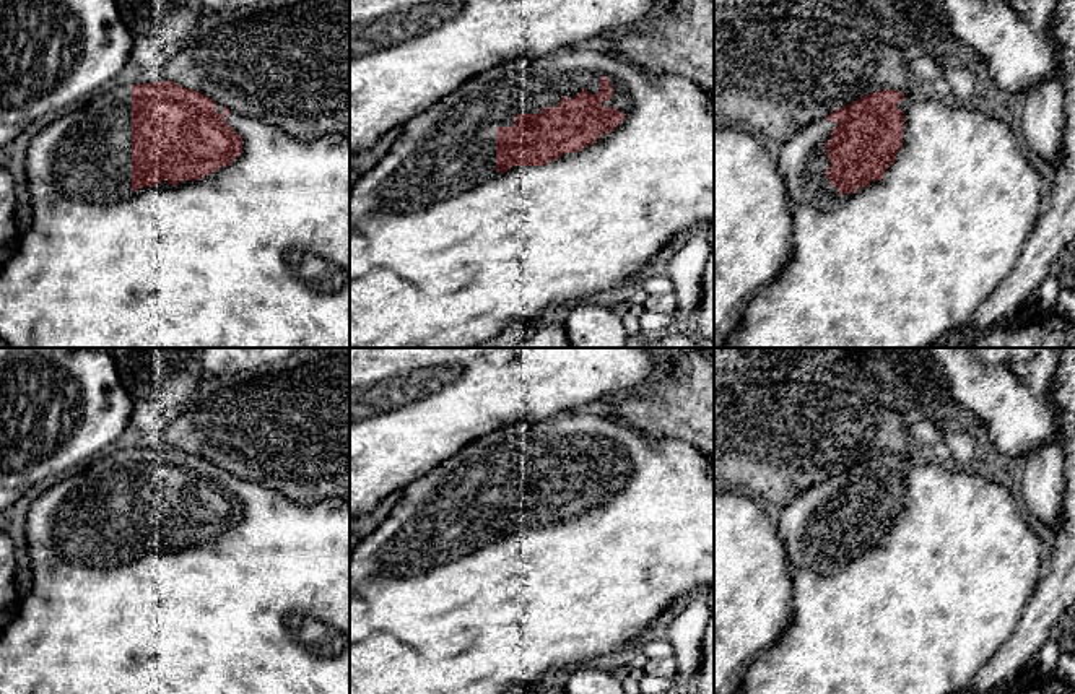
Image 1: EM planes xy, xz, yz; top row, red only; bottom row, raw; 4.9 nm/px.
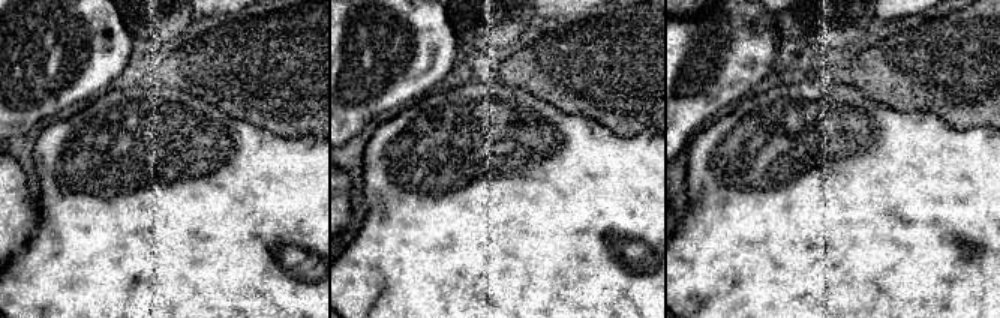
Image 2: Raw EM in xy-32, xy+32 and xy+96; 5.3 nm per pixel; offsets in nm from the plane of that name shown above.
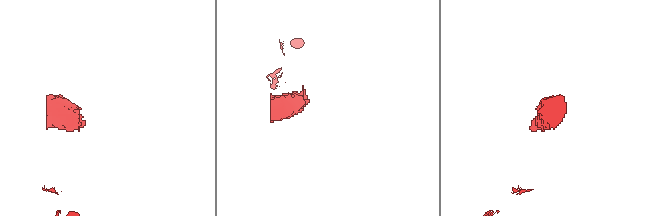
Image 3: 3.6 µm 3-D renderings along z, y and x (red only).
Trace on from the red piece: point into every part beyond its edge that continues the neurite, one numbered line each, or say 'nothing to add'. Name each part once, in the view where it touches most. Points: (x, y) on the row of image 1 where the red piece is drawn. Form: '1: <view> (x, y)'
1: xz (444, 251)

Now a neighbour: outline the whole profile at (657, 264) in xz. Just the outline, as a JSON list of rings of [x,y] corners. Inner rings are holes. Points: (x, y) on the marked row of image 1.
[[[681,232],[675,236],[651,262],[649,265],[642,270],[642,276],[649,275],[664,275],[665,273],[665,265],[670,262],[672,257],[675,257],[681,247],[686,242],[688,234]]]

